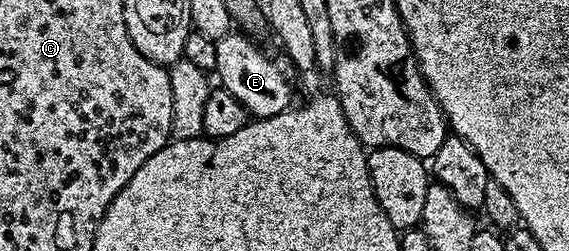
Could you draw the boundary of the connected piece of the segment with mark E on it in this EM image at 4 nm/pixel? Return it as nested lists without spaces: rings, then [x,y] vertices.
[[[233,31],[227,37],[220,38],[216,42],[218,63],[214,73],[215,76],[220,76],[219,84],[222,88],[230,91],[230,95],[234,95],[234,99],[238,99],[238,103],[242,103],[244,110],[253,118],[273,117],[283,113],[293,104],[292,85],[284,74],[285,66],[263,57],[251,44],[255,45],[239,31]]]

